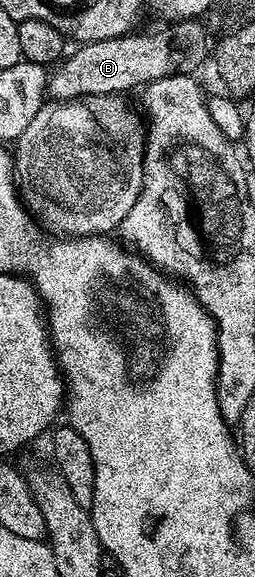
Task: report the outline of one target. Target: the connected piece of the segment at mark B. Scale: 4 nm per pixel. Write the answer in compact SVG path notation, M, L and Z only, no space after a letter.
M183 23L179 33L167 29L164 33L132 31L124 37L104 41L89 41L78 46L76 53L68 52L50 70L47 78L47 97L52 102L102 98L104 95L123 95L126 89L142 87L174 73L190 74L194 65L208 60L207 41L195 34L194 24Z

